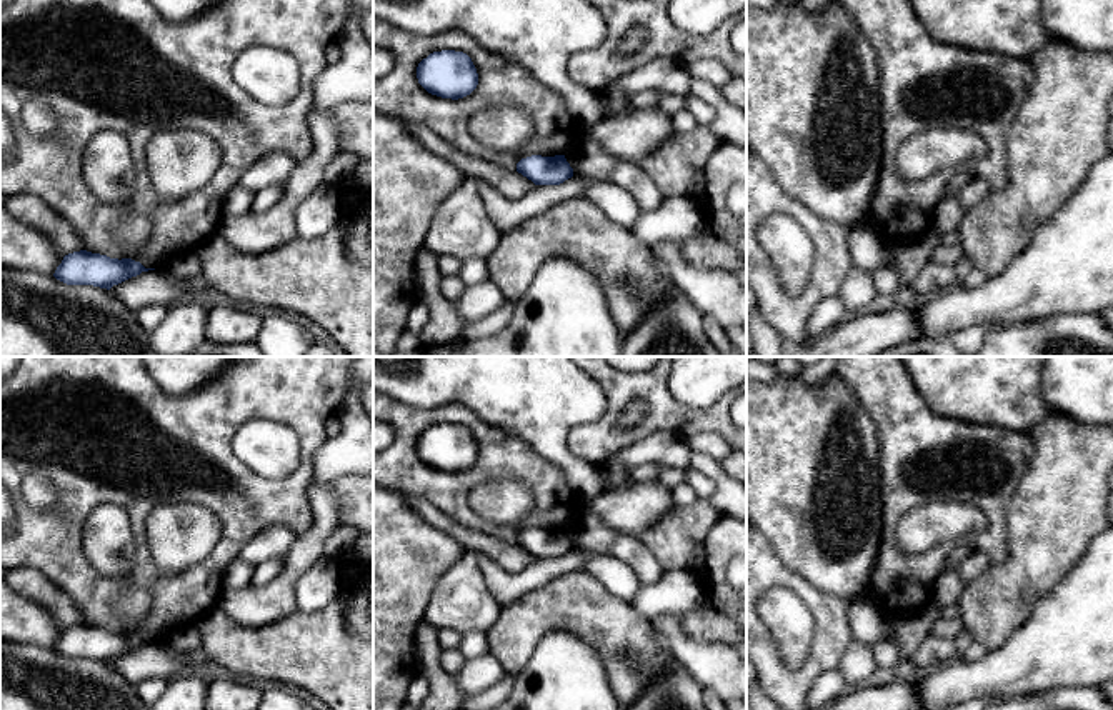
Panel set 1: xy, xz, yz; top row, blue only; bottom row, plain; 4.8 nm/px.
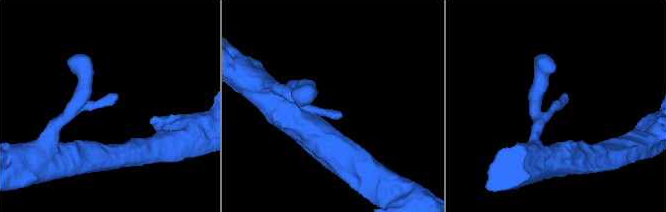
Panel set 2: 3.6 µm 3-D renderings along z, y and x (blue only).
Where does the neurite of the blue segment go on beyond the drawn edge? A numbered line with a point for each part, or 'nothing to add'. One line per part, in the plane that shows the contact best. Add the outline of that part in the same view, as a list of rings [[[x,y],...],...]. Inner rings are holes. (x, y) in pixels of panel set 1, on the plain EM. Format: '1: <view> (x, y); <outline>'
nothing to add

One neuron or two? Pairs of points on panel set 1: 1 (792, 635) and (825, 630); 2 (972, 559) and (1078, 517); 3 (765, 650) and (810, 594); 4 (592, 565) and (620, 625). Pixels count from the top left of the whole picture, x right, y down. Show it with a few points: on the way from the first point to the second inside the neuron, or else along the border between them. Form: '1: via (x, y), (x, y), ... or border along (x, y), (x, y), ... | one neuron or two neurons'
1: border along (798, 595), (813, 639), (795, 667) | two neurons
2: border along (988, 564), (967, 585) | two neurons
3: via (792, 674), (803, 674), (825, 652), (825, 624) | one neuron
4: border along (582, 569), (592, 574), (608, 592), (630, 602) | two neurons

